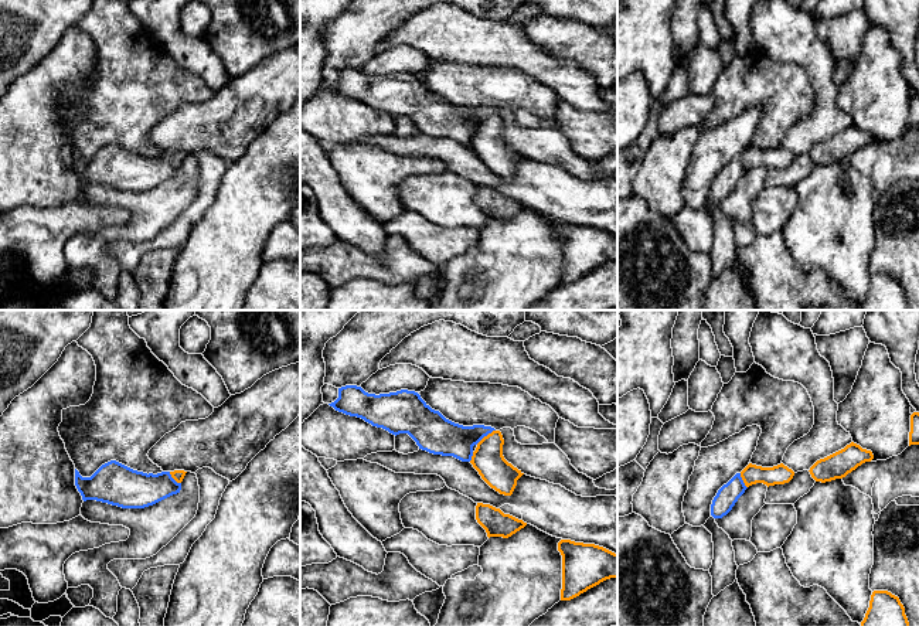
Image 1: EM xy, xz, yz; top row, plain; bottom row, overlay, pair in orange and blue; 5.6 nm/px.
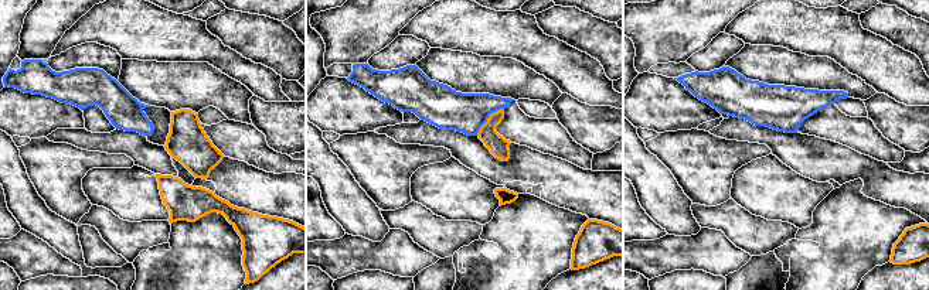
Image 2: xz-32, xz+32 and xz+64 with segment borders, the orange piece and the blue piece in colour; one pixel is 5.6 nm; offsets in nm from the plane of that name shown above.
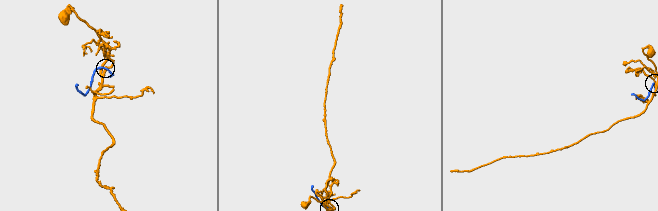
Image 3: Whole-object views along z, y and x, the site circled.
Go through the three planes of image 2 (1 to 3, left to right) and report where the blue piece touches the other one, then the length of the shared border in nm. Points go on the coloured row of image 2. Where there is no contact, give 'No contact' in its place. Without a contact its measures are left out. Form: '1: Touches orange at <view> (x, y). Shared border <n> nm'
1: No contact
2: Touches orange at xz+32 (487, 119). Shared border 220 nm
3: No contact

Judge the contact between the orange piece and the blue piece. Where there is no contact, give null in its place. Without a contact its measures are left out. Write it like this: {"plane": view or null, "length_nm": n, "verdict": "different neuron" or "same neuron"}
{"plane": "xz", "length_nm": 140, "verdict": "different neuron"}

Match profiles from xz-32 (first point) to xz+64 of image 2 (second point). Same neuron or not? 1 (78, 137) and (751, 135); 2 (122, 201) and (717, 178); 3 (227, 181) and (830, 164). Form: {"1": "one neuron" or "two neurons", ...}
{"1": "one neuron", "2": "two neurons", "3": "one neuron"}

